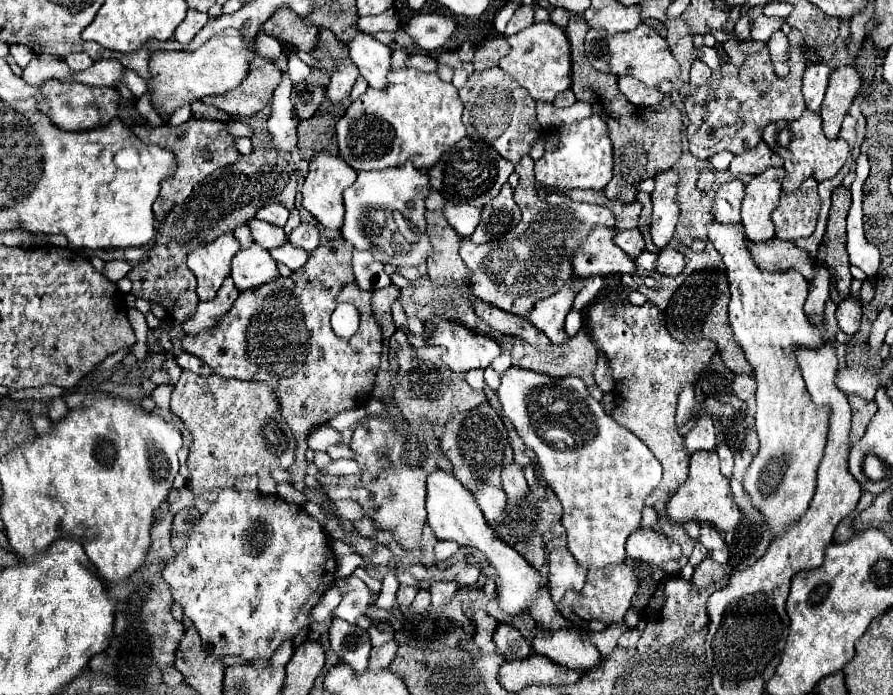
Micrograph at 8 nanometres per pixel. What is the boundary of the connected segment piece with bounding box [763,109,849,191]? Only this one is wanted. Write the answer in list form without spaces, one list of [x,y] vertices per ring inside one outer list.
[[[807,109],[795,121],[777,121],[767,125],[763,129],[763,141],[785,161],[787,175],[783,179],[783,191],[797,189],[797,185],[801,185],[801,181],[805,181],[807,177],[815,177],[819,183],[833,179],[849,157],[847,141],[841,137],[827,139],[821,129],[821,117]]]

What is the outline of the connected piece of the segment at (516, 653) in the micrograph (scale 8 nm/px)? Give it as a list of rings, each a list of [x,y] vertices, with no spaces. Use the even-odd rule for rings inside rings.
[[[499,625],[495,629],[493,641],[497,645],[497,651],[507,659],[507,661],[521,661],[531,655],[531,645],[523,639],[523,635],[509,625]]]

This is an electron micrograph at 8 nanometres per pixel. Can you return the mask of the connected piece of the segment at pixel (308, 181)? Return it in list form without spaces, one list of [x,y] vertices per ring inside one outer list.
[[[317,153],[309,163],[309,173],[301,187],[303,207],[323,225],[329,229],[341,229],[343,225],[343,191],[355,183],[357,173],[341,159],[329,153]]]

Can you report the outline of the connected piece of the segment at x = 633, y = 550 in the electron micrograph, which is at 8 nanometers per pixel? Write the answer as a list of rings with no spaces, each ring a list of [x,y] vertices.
[[[641,527],[627,539],[627,555],[635,561],[645,561],[651,567],[661,567],[669,559],[679,559],[681,547],[667,535]]]

